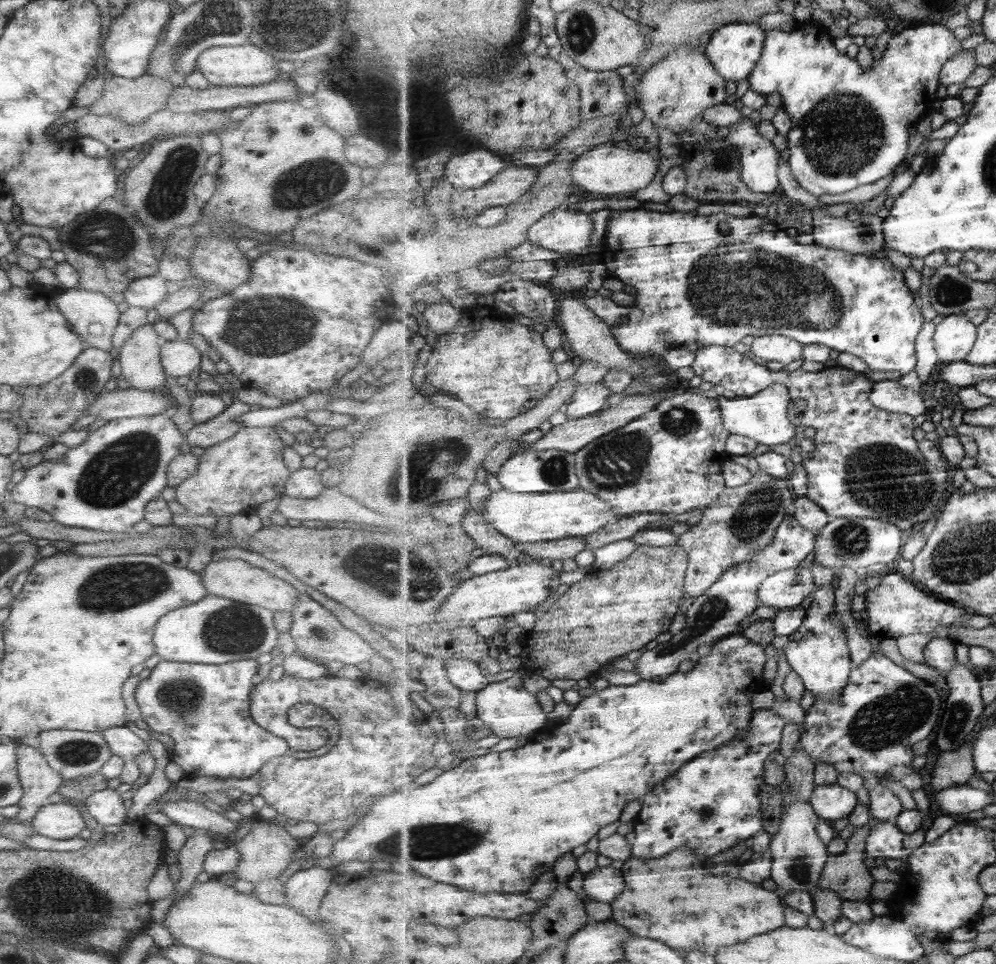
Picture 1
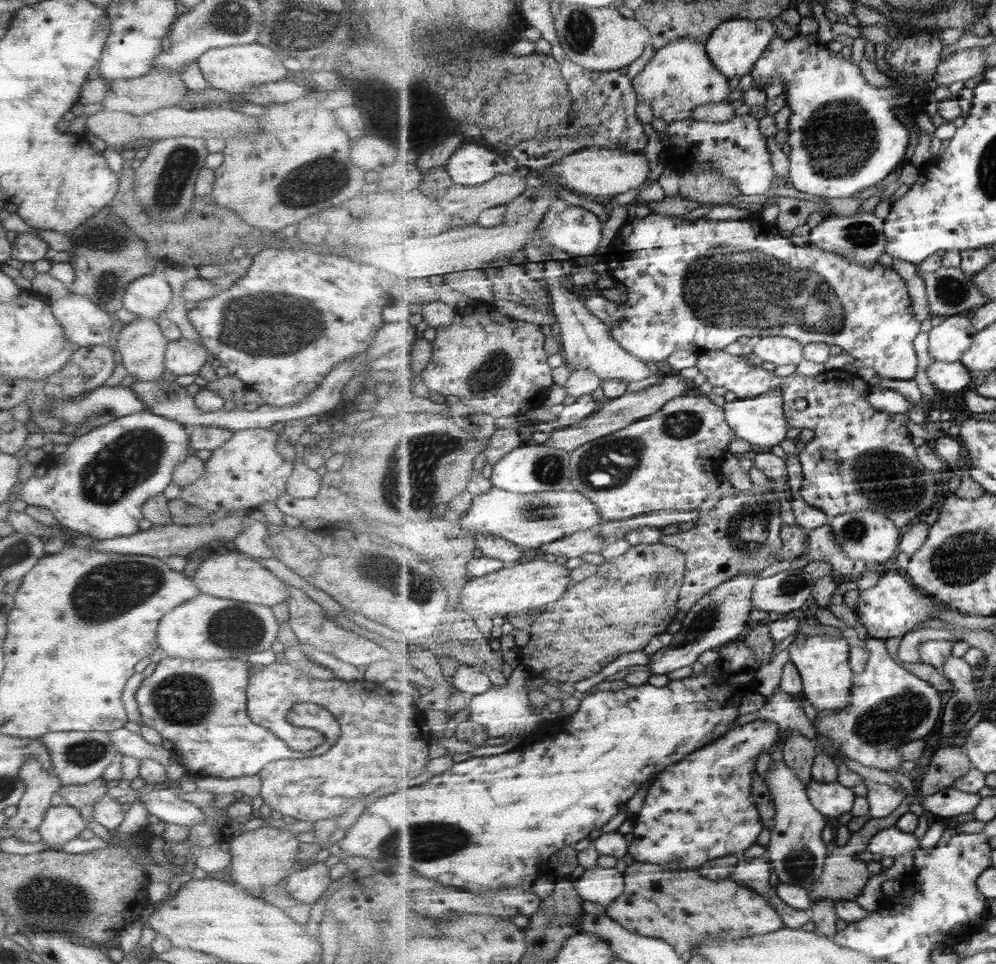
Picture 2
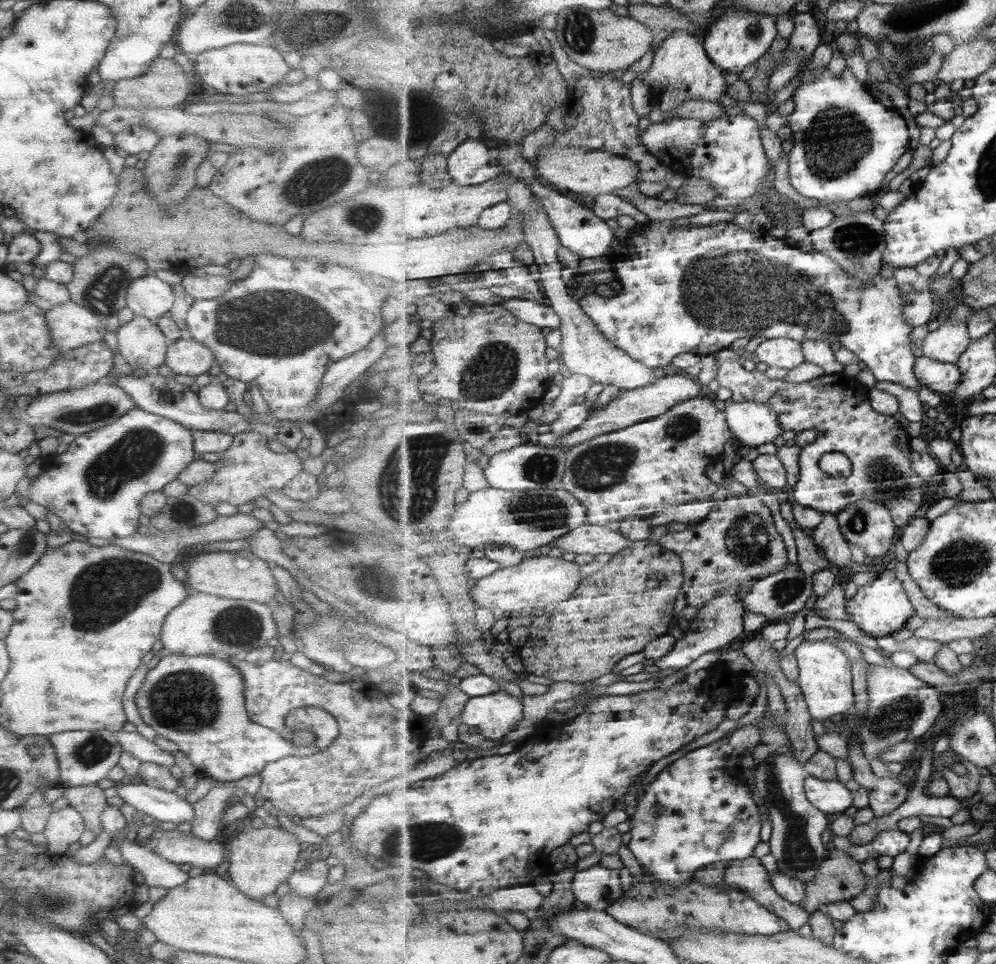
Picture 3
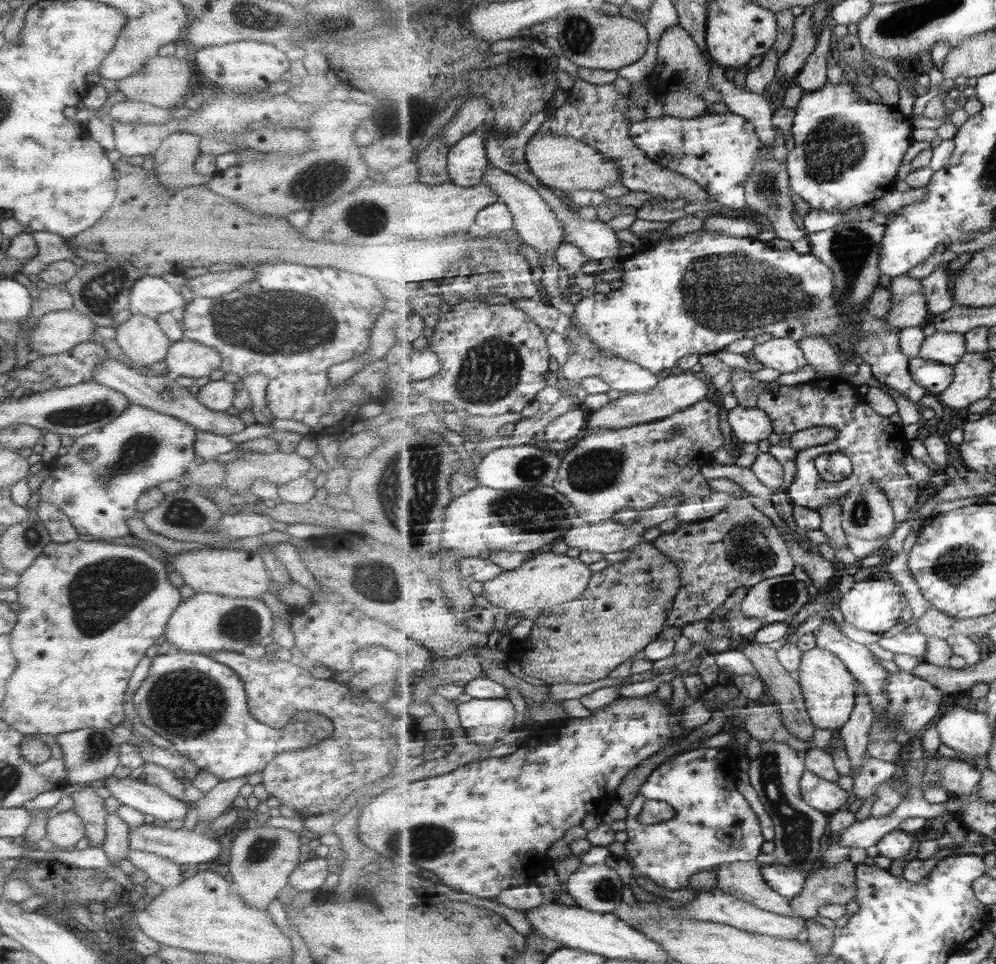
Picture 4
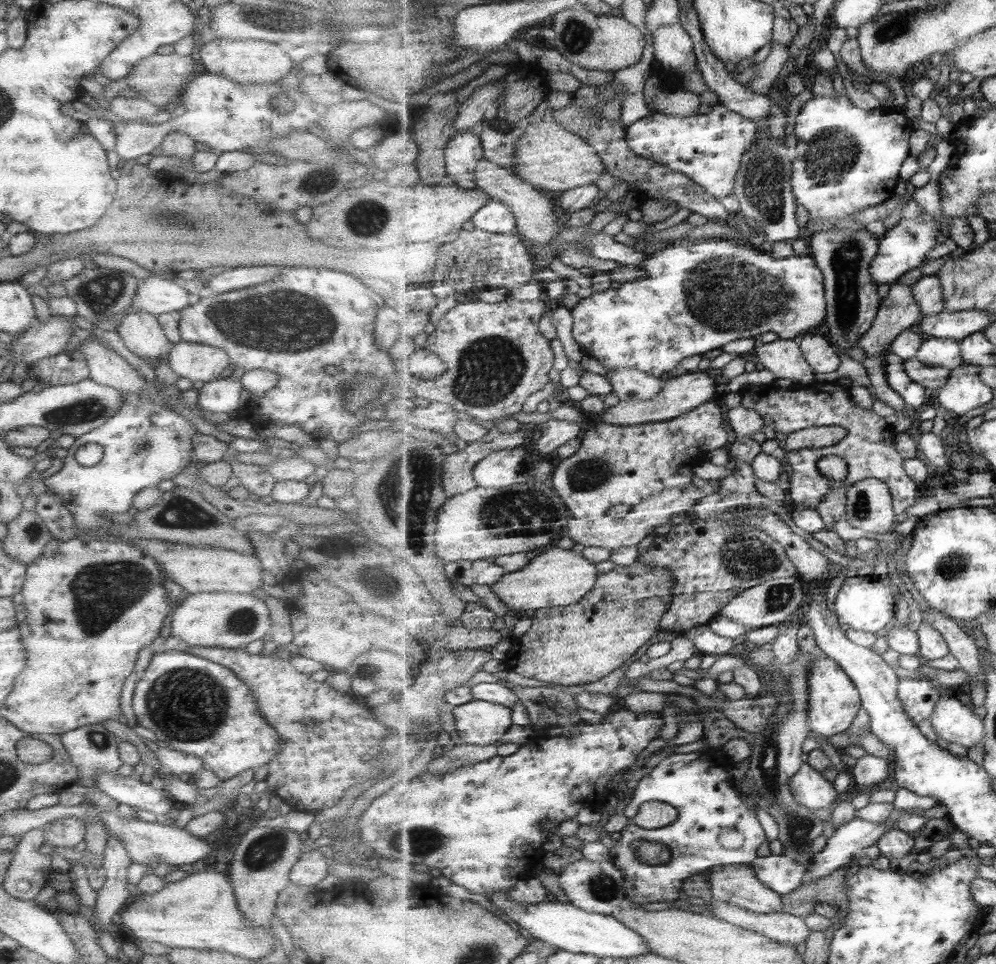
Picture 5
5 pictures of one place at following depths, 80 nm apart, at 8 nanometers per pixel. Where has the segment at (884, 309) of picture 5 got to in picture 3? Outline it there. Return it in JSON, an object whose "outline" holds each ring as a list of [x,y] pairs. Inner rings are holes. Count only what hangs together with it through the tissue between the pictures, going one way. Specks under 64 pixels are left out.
{"outline":[[[916,267],[895,270],[894,276],[904,302],[907,322],[919,327],[939,318],[933,302],[929,277],[922,276]]]}

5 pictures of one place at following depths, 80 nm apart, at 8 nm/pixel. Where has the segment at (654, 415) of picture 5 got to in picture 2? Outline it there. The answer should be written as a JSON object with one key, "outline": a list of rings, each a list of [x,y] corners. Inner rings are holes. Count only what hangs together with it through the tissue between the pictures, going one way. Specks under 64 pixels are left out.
{"outline":[[[681,375],[661,376],[658,382],[651,387],[625,393],[620,397],[615,397],[613,400],[607,401],[601,405],[597,413],[594,413],[590,418],[585,418],[583,422],[579,422],[575,426],[567,426],[567,428],[560,429],[555,427],[551,436],[543,444],[551,448],[559,448],[569,452],[577,450],[577,448],[587,444],[590,440],[593,441],[609,436],[609,434],[616,434],[619,430],[624,430],[627,426],[631,426],[635,422],[661,412],[663,406],[670,400],[673,400],[673,398],[697,392],[696,390],[694,392],[690,390],[690,393],[688,393],[688,390],[685,378],[681,377]]]}

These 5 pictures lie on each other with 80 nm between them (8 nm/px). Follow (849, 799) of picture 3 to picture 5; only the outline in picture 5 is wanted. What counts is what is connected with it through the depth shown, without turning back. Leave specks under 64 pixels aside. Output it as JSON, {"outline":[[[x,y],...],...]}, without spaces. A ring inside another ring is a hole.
{"outline":[[[806,763],[789,783],[797,802],[812,809],[833,808],[846,795],[839,796],[833,782],[826,779],[821,772]]]}

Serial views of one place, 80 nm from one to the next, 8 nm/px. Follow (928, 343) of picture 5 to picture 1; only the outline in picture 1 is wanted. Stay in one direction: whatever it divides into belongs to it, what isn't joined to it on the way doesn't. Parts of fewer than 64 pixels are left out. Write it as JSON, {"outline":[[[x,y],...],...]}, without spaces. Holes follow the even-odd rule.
{"outline":[[[945,316],[937,326],[935,348],[941,363],[965,361],[978,340],[978,326],[967,316]]]}

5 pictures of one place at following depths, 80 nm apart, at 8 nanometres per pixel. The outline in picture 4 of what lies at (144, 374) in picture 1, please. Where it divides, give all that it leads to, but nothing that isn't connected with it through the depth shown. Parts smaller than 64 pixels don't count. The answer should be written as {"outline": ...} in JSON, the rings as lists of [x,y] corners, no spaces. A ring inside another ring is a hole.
{"outline":[[[133,314],[115,326],[115,344],[138,367],[165,360],[171,342],[152,319]]]}

